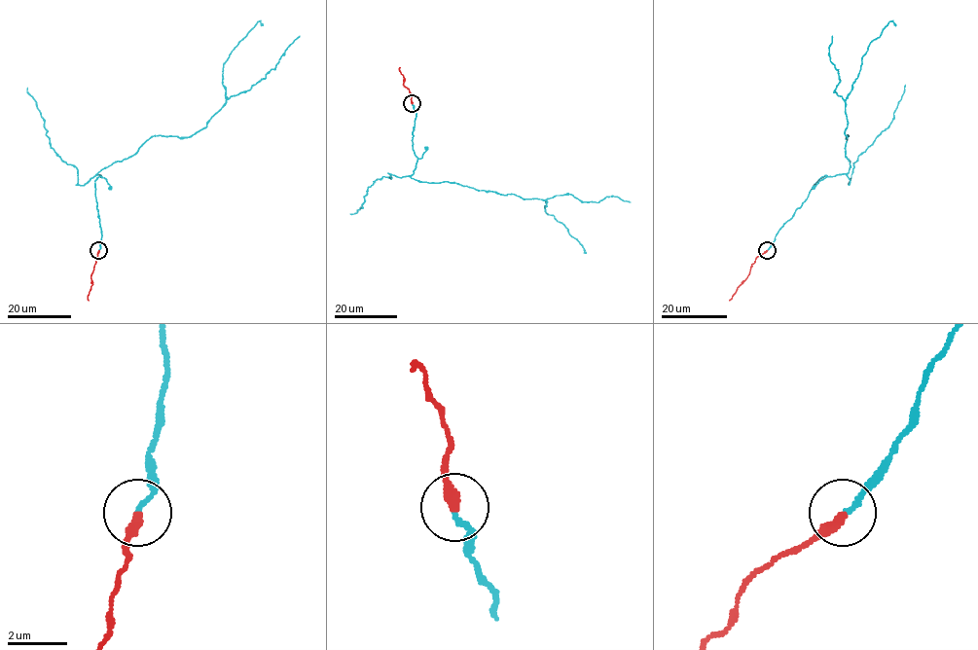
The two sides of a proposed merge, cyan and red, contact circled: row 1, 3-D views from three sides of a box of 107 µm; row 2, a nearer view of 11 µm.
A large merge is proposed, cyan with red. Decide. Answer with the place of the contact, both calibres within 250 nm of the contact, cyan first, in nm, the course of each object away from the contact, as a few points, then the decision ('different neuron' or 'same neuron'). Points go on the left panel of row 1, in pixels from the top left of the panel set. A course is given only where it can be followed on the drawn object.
place (98, 250); calibres 160 and 360 nm; course cyan (99, 250), (97, 173), (154, 135), (192, 136), (206, 126), (226, 102), (223, 64), (258, 21), (262, 25); course red (99, 250), (89, 300); same neuron

